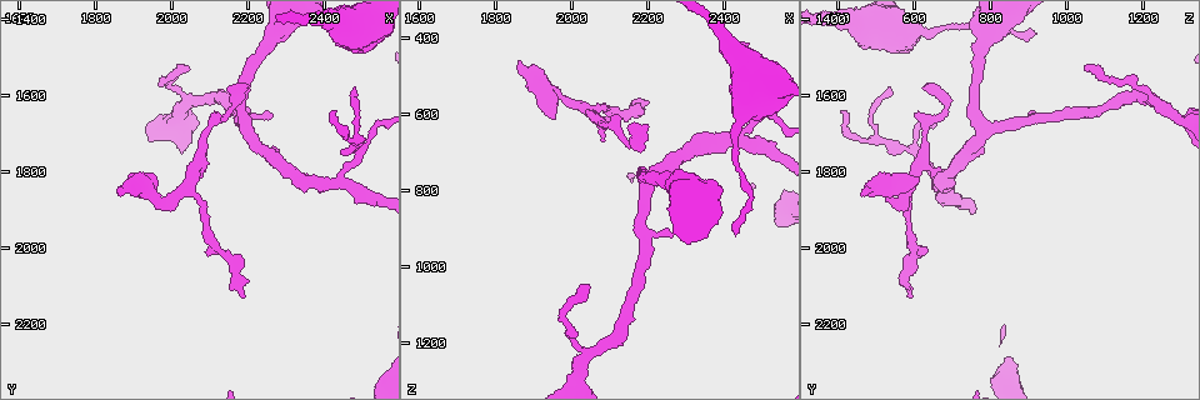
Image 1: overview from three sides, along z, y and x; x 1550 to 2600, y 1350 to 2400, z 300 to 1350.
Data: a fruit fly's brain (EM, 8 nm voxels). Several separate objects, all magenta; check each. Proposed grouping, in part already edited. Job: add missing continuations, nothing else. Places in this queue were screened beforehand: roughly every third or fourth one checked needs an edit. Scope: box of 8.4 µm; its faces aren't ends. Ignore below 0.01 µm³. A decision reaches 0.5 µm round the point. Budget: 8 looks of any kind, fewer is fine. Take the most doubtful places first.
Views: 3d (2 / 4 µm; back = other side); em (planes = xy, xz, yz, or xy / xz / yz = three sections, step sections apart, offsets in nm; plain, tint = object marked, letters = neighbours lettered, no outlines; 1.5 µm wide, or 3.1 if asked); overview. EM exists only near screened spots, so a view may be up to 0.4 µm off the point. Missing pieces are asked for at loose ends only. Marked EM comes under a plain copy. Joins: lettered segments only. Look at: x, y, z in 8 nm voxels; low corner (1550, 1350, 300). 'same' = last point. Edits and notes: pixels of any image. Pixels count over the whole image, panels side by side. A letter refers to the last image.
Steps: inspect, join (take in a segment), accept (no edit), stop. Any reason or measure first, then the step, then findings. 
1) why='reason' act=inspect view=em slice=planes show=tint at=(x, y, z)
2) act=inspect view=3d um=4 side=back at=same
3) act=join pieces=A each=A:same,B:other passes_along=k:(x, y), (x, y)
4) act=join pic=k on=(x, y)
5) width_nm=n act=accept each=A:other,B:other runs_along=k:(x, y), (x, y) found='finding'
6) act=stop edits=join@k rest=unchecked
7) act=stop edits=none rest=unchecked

why='end of a long branch' act=inspect view=em slice=planes show=tint at=(2190, 2130, 595)

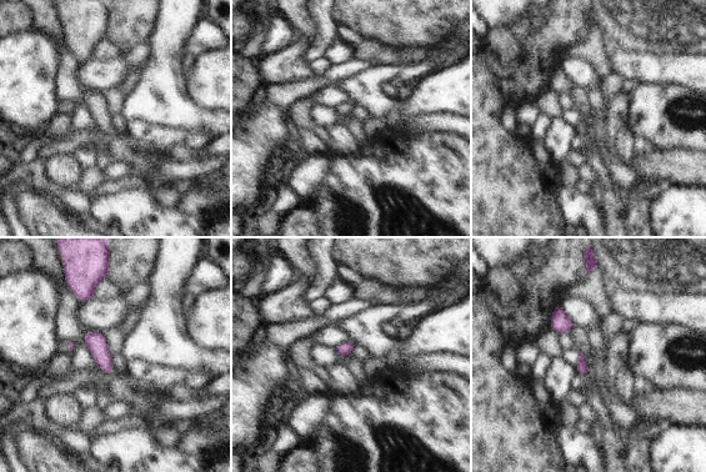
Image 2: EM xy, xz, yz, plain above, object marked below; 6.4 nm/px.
act=inspect view=em slice=planes show=letters at=same

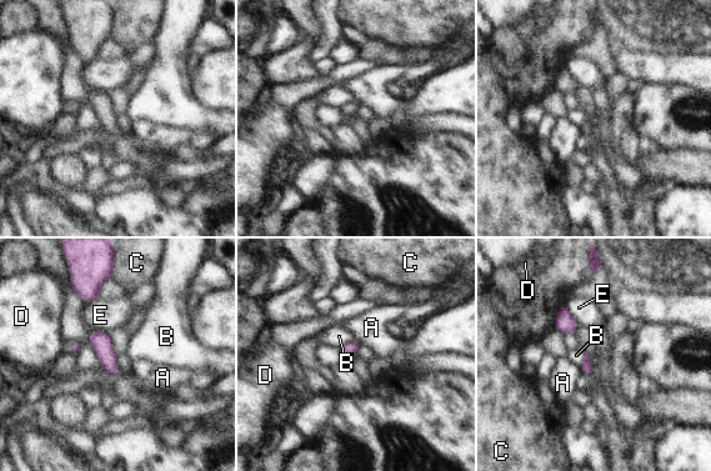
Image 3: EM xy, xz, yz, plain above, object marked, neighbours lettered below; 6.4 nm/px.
act=accept each=A:other,B:other,C:other,D:other,E:other border=3:(579, 367), (582, 372) found='no lettered segment goes on from it'

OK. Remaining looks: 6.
why='end of a long branch' act=inspect view=em slice=planes show=letters at=(2430, 1435, 925)

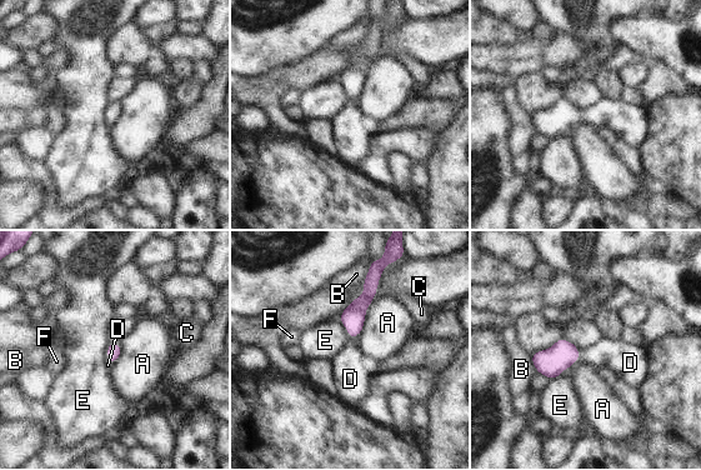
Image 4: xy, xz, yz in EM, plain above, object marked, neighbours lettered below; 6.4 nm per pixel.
act=join pieces=D each=A:other,B:other,C:other,D:same,E:other,F:other passes_along=4:(352, 316), (348, 334), (348, 373) found='it goes on there'

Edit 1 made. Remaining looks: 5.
act=inspect view=overview

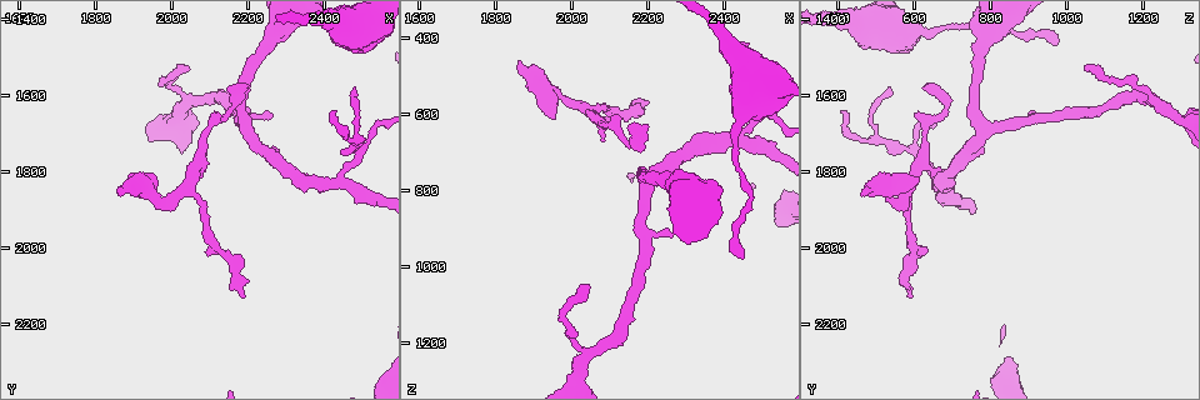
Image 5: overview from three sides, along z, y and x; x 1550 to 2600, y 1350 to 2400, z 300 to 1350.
why='thin end' act=inspect view=em slice=xy step=8 show=letters at=(2485, 1580, 535)

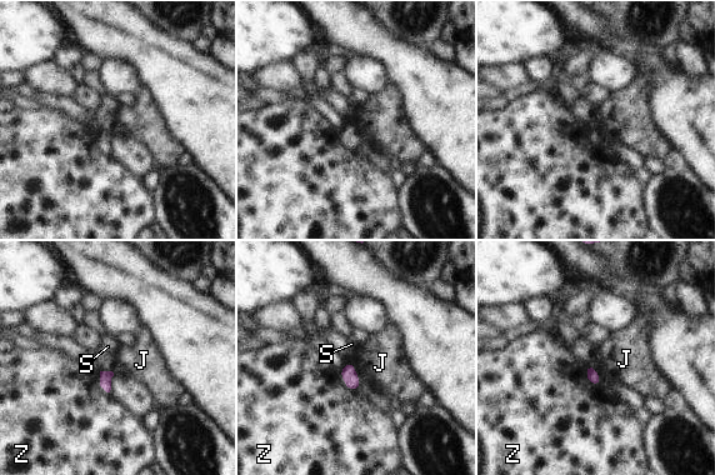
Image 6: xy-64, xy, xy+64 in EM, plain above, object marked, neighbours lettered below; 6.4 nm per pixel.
act=accept each=J:other,S:other,Z:other border=6:(351, 361), (361, 383) found='none of them fits'

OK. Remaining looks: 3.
act=stop edits=join@4 rest=unchecked

